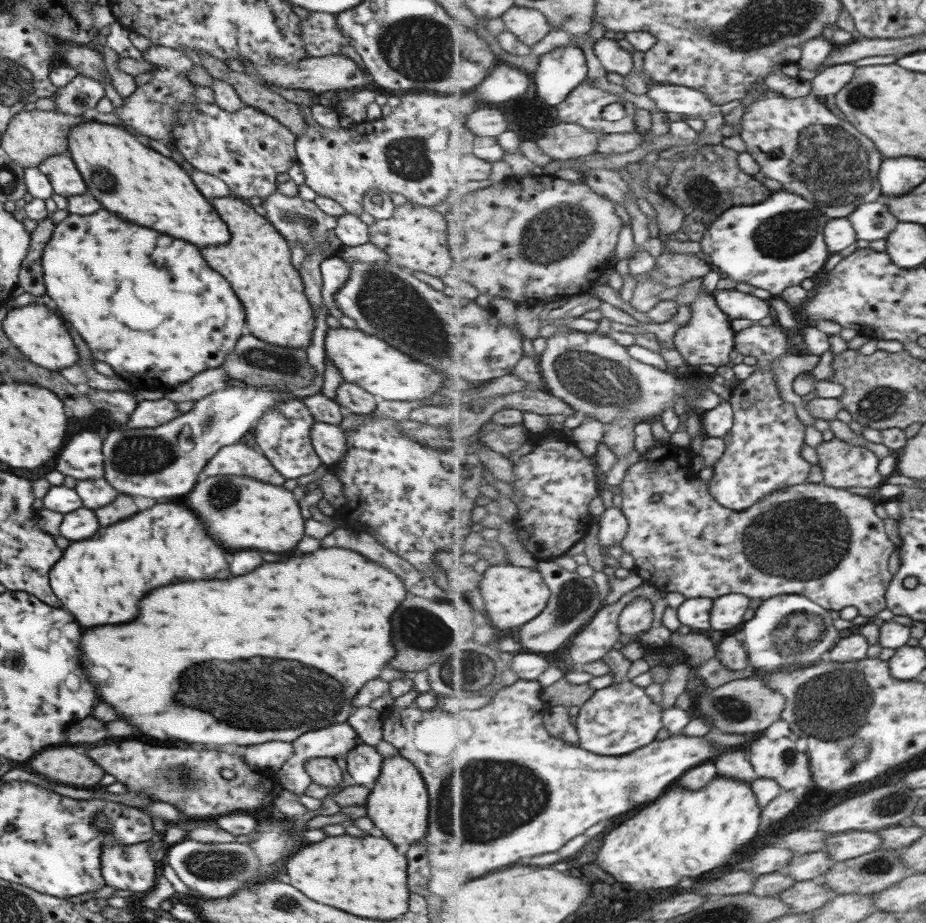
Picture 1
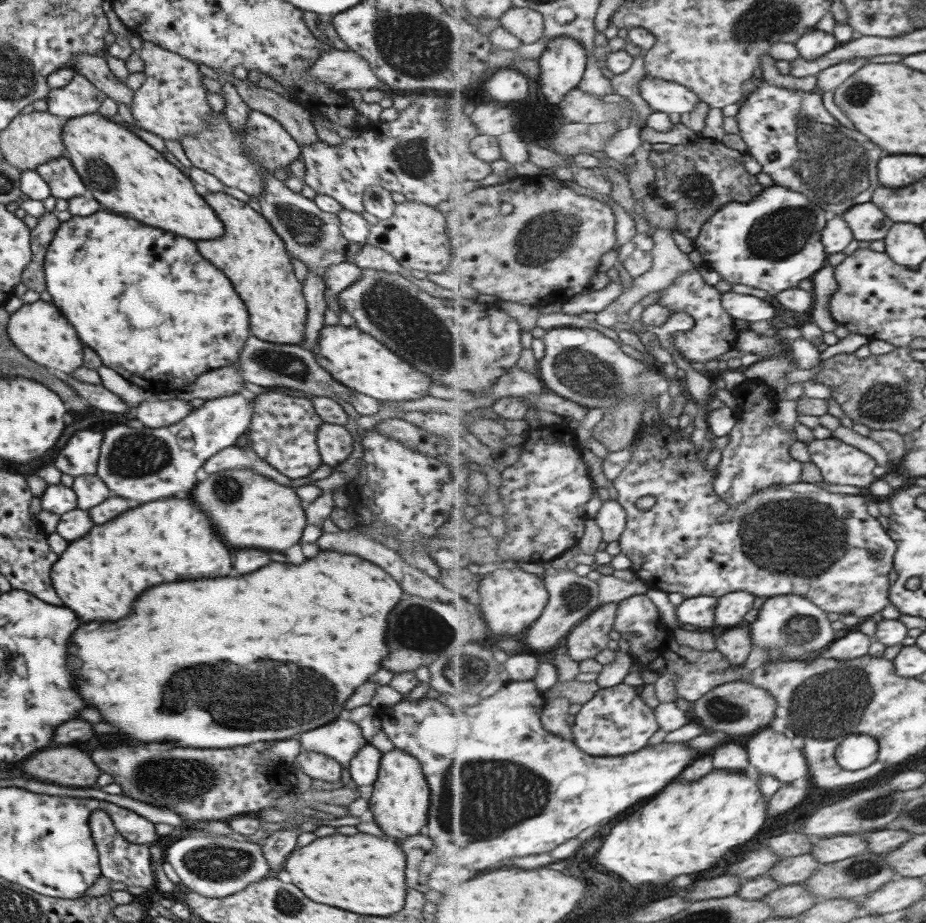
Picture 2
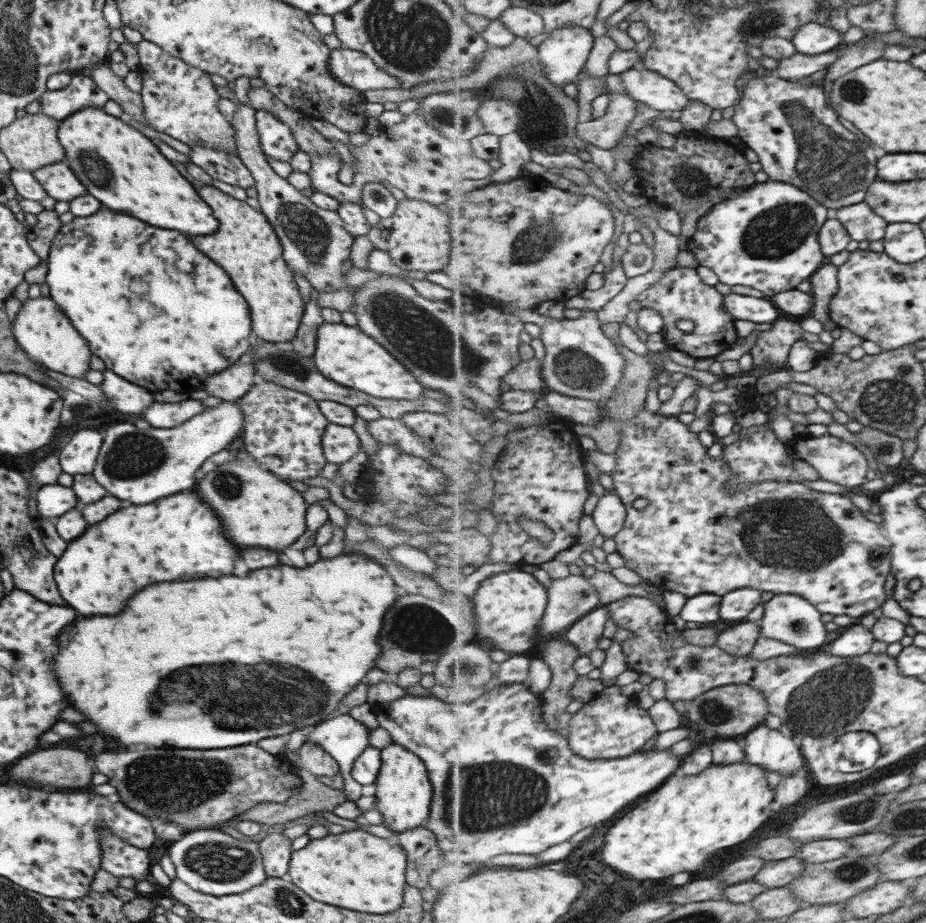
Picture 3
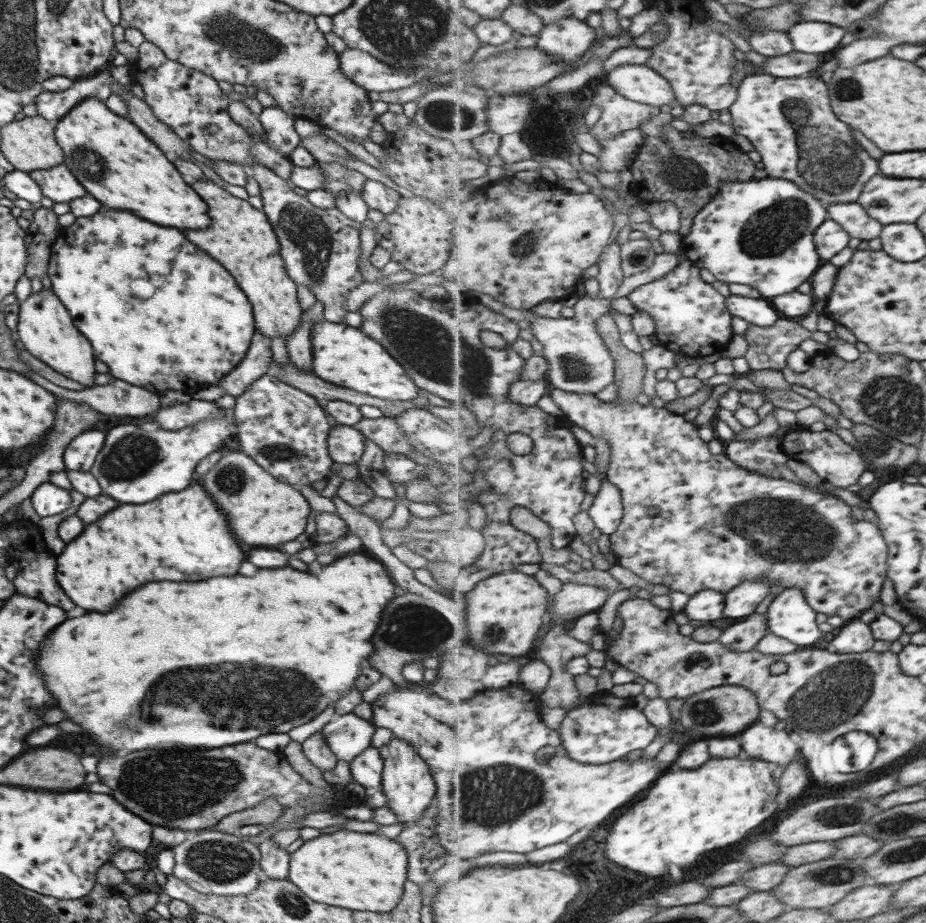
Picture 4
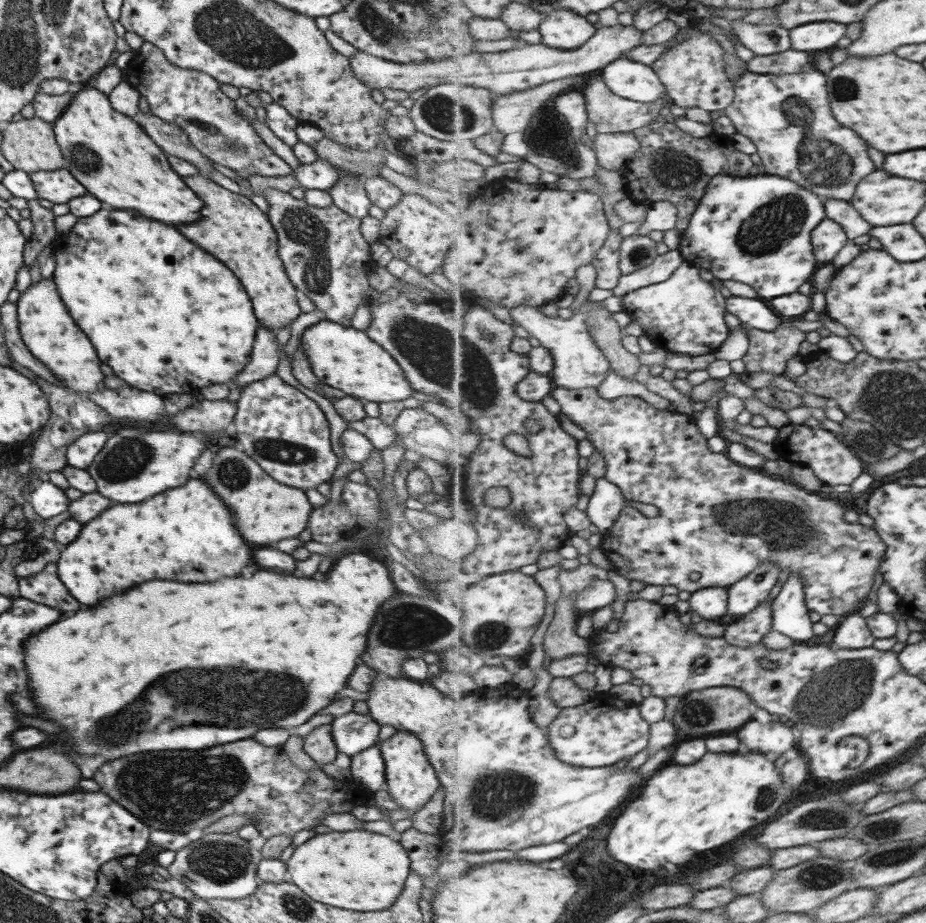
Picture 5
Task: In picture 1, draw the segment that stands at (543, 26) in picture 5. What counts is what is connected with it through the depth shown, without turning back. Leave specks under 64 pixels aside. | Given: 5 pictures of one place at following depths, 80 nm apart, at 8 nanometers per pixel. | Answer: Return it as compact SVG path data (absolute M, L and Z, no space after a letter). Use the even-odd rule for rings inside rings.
M568 44L542 55L534 78L539 96L551 106L557 106L588 78L588 74L588 60L584 50Z

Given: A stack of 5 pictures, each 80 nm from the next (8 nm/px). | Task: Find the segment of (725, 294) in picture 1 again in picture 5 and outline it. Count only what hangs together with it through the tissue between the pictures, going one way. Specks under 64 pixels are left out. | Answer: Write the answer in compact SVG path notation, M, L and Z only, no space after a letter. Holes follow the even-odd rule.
M730 296L727 300L727 312L739 318L743 326L773 332L782 326L781 318L761 300Z

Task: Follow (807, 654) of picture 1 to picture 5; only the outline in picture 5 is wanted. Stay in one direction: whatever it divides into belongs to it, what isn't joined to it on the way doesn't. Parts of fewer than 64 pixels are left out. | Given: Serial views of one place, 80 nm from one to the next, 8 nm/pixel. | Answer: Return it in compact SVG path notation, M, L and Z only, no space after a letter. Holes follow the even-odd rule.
M799 573L790 574L772 603L772 630L787 635L797 642L811 640L813 623L806 603L804 580Z

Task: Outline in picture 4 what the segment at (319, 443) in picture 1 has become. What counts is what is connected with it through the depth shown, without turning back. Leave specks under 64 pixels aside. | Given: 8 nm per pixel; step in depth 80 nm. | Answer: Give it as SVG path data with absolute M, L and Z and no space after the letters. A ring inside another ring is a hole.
M337 425L330 428L326 443L331 460L339 464L357 462L364 449L364 439L354 426Z

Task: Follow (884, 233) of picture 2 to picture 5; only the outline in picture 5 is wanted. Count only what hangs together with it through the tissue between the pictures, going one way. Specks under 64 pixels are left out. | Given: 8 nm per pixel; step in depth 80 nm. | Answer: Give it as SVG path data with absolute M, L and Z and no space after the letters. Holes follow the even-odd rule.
M827 198L824 200L825 216L835 220L845 230L847 238L852 240L871 232L873 225L861 218L861 213L850 204L850 201Z

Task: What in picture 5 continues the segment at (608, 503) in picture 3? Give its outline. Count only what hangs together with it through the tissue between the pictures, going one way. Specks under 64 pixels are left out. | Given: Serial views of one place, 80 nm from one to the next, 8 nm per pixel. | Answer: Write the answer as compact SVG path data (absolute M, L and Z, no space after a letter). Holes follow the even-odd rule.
M605 477L596 479L594 493L585 510L600 533L609 532L627 506L621 488Z

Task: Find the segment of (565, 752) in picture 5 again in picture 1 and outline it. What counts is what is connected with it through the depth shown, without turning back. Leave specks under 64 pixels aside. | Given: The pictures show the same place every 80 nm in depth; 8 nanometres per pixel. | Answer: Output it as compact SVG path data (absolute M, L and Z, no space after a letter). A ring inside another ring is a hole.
M628 679L596 691L577 715L580 747L602 756L625 756L640 751L651 744L664 727L664 711L659 705L653 704L645 688Z

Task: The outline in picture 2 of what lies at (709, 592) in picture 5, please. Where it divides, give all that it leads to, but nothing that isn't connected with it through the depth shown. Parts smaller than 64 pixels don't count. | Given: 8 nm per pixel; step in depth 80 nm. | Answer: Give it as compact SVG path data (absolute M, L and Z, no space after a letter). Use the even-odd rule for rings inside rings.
M696 596L684 599L675 609L676 618L685 624L709 628L716 624L718 600L719 597L716 596Z

